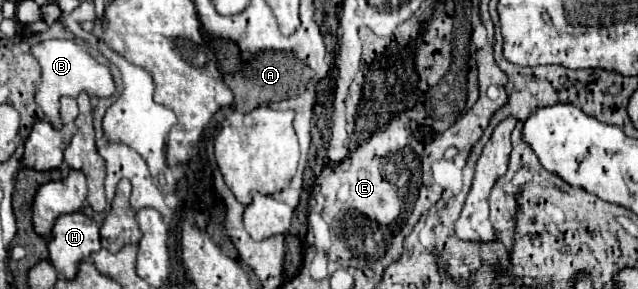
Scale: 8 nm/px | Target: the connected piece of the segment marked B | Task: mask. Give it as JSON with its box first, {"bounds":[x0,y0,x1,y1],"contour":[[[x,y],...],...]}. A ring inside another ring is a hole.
{"bounds":[31,39,115,129],"contour":[[[51,39],[43,41],[35,47],[31,47],[31,55],[37,57],[41,65],[41,81],[39,89],[35,93],[37,105],[43,109],[45,117],[55,129],[61,129],[61,119],[59,119],[59,99],[63,95],[67,97],[77,97],[81,91],[87,91],[89,97],[109,97],[115,93],[115,83],[109,73],[109,69],[101,63],[97,63],[81,45],[75,41],[67,39]]]}

